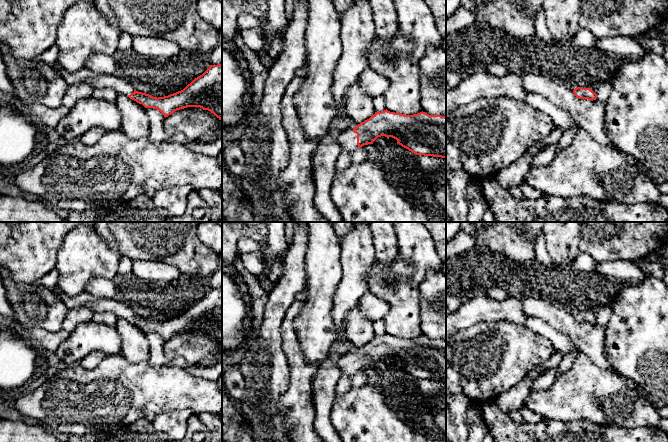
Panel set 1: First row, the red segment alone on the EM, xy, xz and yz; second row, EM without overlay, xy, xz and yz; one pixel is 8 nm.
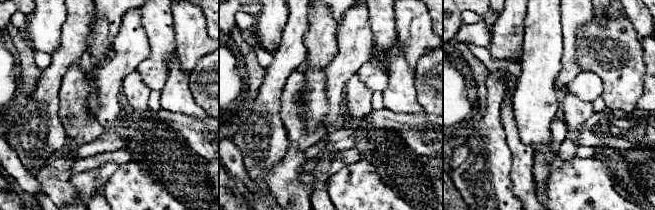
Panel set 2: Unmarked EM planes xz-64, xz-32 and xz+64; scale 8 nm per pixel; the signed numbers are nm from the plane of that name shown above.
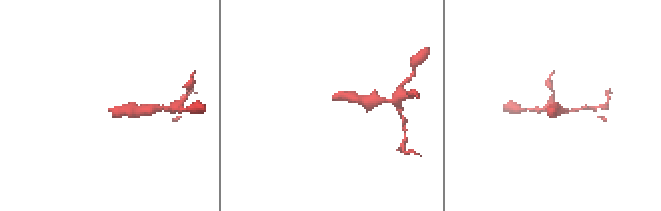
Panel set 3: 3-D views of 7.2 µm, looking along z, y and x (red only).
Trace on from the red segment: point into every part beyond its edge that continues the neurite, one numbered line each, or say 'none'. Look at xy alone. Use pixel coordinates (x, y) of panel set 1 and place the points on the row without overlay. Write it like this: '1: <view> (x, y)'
1: xy (84, 299)

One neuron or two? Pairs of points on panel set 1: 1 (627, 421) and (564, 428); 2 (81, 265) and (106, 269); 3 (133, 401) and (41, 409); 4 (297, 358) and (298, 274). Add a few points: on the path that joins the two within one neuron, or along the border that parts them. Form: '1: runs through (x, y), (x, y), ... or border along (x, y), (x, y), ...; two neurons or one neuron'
1: border along (576, 419), (588, 419), (622, 428); two neurons
2: runs through (87, 265), (100, 265); one neuron
3: runs through (110, 401), (71, 401), (64, 403); one neuron
4: border along (294, 300), (283, 321); two neurons

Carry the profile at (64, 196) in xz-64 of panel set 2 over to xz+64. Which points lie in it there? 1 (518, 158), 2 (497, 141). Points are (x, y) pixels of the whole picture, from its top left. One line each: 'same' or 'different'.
1: same
2: different

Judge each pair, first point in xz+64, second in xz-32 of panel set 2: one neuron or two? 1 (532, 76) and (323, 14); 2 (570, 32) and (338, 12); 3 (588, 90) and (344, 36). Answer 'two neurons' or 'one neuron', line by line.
1: one neuron
2: two neurons
3: two neurons

